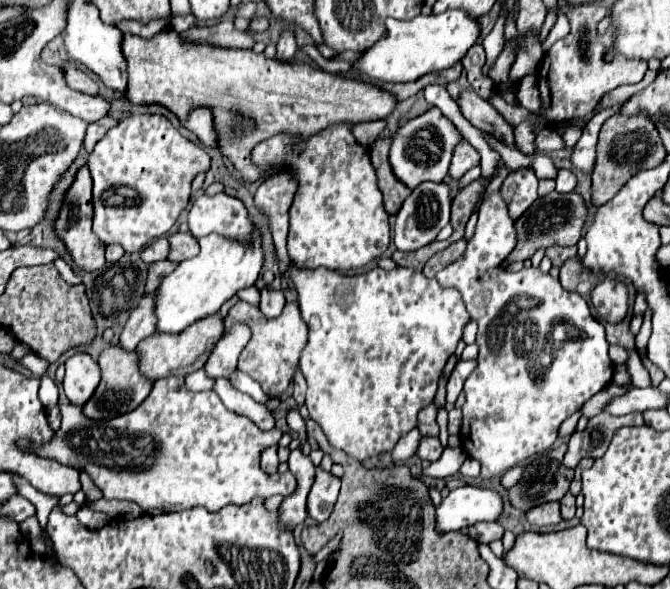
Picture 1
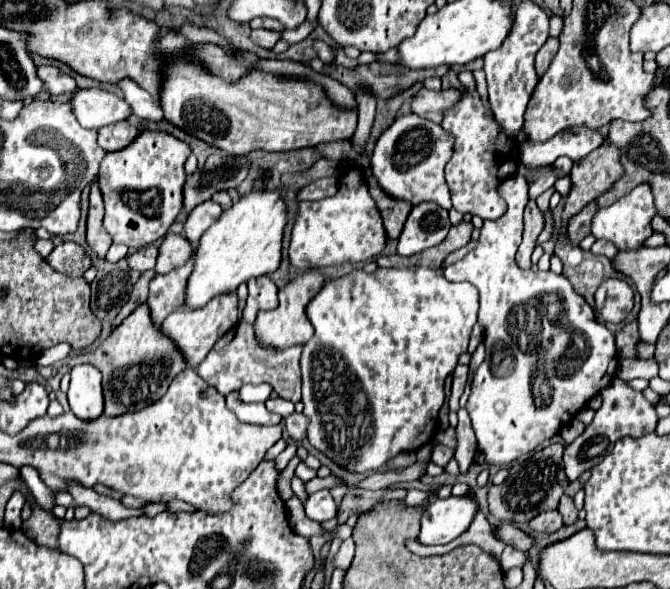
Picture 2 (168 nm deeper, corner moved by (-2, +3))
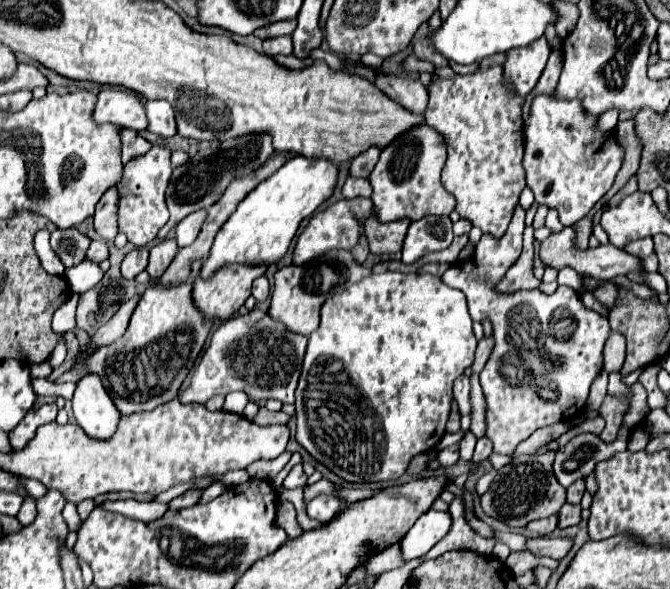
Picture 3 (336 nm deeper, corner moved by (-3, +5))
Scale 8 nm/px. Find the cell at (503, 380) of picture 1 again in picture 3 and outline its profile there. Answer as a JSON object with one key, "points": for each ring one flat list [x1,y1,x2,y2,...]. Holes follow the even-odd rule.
{"points":[[519,205,513,211,513,219,501,239,493,239,493,235,483,235,473,257,465,263,453,263,441,277,443,283,465,293,473,321,489,319,493,325,495,347,481,371,481,387,487,401,487,411,485,411,487,437,493,443,493,453,501,455,511,455,515,447,521,441,525,441,535,429,557,421,567,421,583,413,589,387,603,369,603,347,611,333,607,317,599,315,593,309,587,309,581,297,567,285,559,285,553,295,545,295,539,289,533,291,519,289,511,293,495,291,495,285,505,277,507,269,521,255,523,229,525,229,525,209]]}

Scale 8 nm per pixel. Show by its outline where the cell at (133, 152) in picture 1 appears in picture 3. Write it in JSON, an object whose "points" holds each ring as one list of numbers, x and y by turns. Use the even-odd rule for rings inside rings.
{"points":[[153,145,145,155,139,155,137,159,131,159,129,163,123,165,121,181,117,183,119,191,119,205,117,205,117,221,119,221,119,231,127,235,129,243,143,247,151,243,159,229,167,223,169,219,169,209,165,203,165,189,169,185,173,173,171,165,171,149]]}

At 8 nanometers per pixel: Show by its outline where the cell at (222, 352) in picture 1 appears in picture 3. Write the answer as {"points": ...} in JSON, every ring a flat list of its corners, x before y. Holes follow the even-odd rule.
{"points":[[263,275,263,277,257,277,257,279,253,281,253,297,257,299,257,303,265,301,265,299,269,297,269,293,271,293,271,287,269,287,267,277,265,277,265,275]]}

